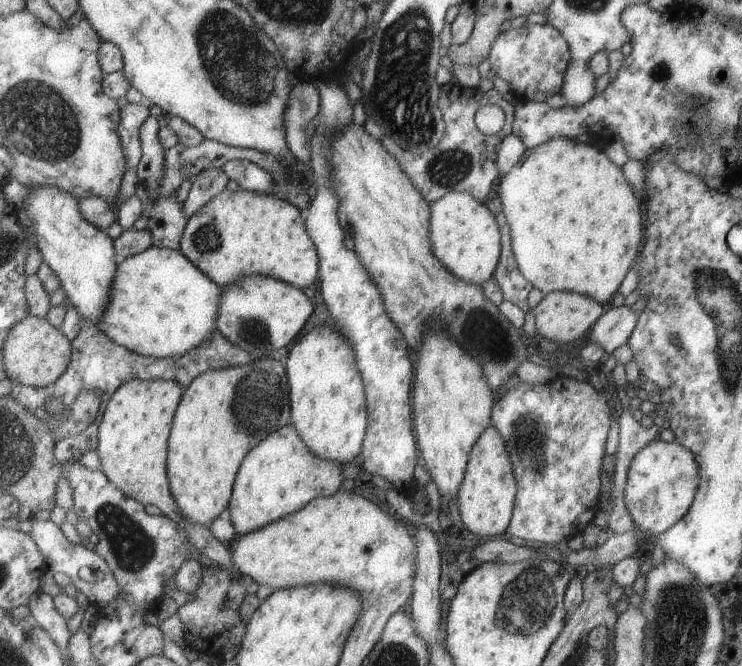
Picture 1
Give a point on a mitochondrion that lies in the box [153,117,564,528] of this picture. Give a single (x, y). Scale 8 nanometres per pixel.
(258, 397)

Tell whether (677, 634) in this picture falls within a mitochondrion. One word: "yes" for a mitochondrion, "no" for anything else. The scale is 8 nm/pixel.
yes

